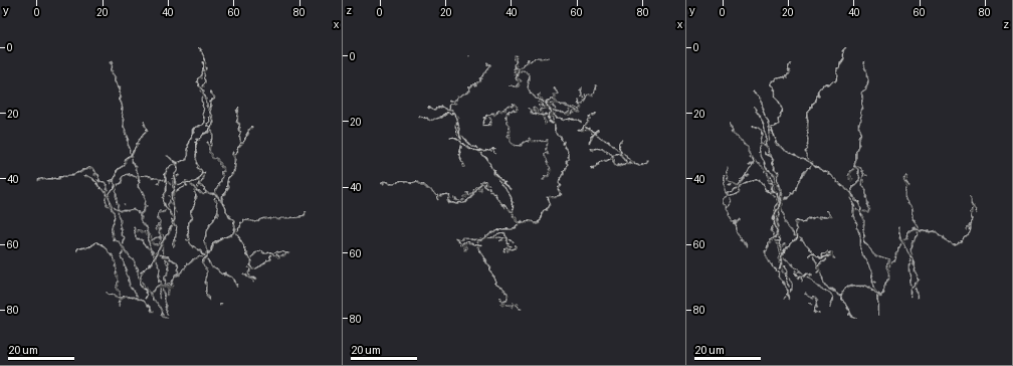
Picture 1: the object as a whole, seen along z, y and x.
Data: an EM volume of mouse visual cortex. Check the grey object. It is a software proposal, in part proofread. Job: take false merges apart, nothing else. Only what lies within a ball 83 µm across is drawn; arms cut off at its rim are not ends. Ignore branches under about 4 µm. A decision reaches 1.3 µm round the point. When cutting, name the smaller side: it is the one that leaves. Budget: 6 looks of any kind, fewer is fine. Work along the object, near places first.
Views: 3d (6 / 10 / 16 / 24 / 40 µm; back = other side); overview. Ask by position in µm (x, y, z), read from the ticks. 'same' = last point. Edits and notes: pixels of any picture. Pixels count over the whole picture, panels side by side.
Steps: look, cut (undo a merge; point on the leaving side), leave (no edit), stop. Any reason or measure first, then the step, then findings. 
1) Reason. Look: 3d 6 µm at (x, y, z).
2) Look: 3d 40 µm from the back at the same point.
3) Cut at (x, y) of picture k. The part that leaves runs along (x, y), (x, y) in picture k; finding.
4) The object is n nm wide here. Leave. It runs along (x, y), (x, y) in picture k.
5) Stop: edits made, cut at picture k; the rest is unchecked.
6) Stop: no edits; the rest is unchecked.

Arms part here. Look: 3d 24 µm at (42.5, 69.5, 50.5).

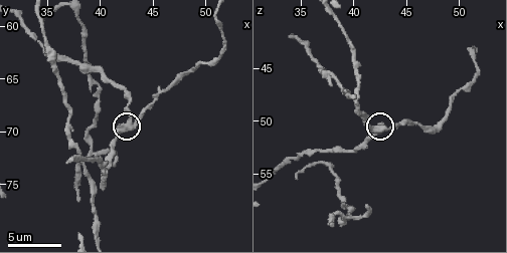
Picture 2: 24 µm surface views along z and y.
Look: 3d 6 µm at (42.6, 69.4, 50.6).

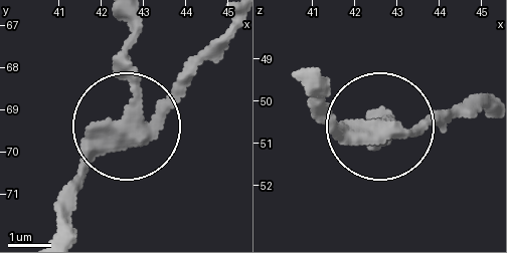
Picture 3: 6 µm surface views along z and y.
3 arms meet here. Leave. It runs along (235, 28), (138, 124), (128, 114), (138, 17) in picture 3; all the same neuron.

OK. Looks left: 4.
Side arm on a straight run. Look: 3d 16 µm at (35.5, 75.0, 35.5).

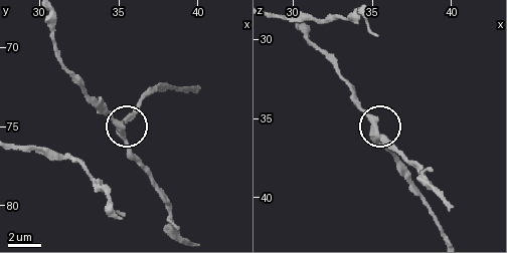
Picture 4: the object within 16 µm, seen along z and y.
Look: 3d 6 µm at (35.1, 75.4, 35.6).

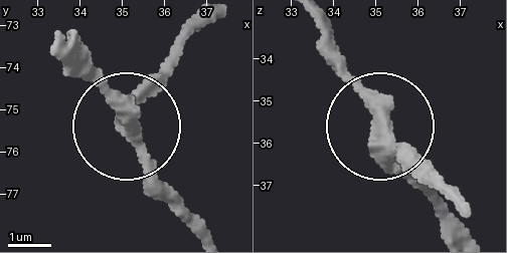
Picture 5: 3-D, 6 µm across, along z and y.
The side arm is 10 µm long; 3 arms meet here. Leave. Continuous, no second neuron.

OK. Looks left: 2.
Side arm on a straight run. Look: 3d 10 µm at (33.0, 60.4, 54.4).

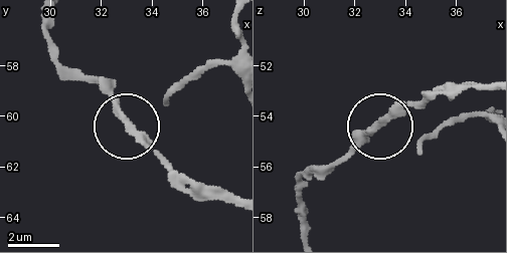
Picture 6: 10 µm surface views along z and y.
Leave. It runs along (488, 87), (429, 91), (396, 106), (381, 123), (427, 139) in picture 6; all the same neuron.

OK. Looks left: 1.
Stop: no edits; the rest is unchecked.

